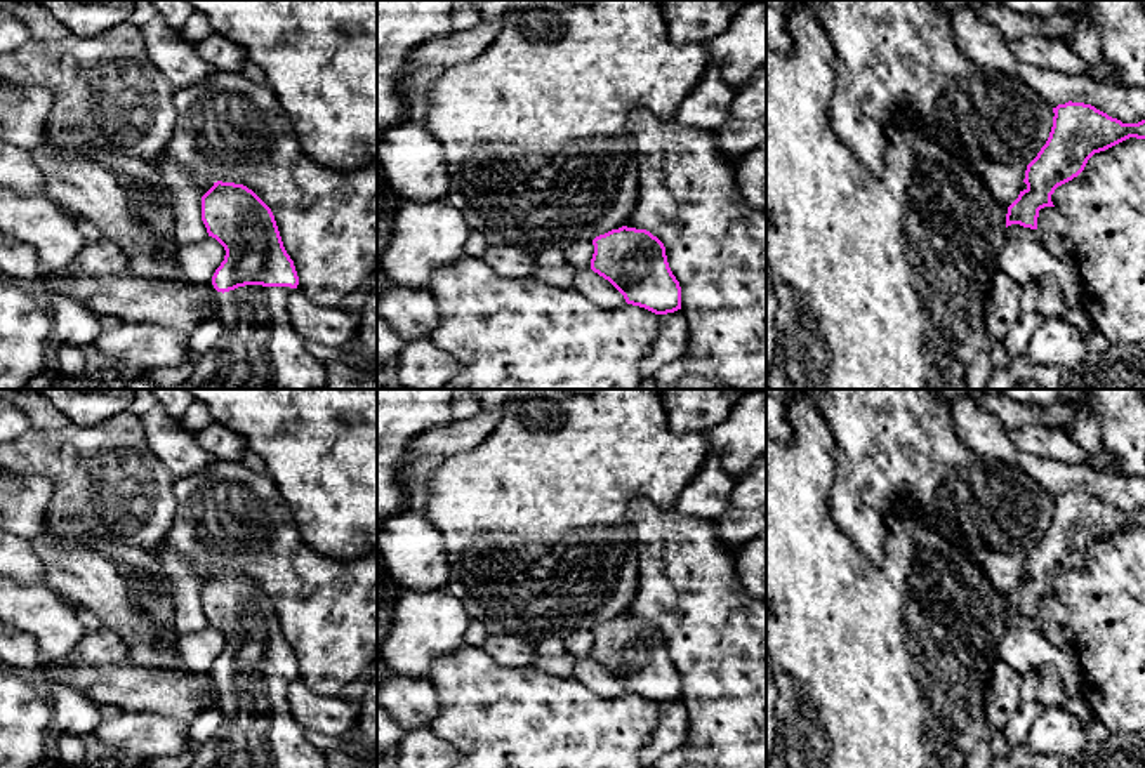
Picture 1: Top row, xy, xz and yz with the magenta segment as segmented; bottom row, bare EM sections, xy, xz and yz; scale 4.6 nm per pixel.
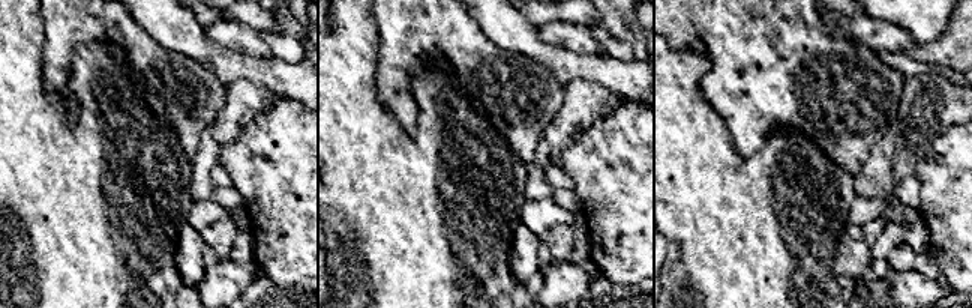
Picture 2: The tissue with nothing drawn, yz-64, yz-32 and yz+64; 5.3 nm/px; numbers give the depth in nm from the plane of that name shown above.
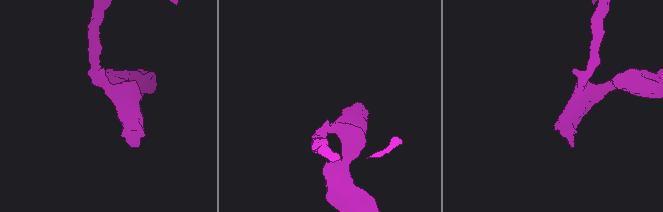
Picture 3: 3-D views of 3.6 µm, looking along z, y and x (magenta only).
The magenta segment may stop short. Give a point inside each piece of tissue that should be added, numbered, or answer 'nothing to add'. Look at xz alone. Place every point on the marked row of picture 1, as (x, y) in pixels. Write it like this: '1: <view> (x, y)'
nothing to add

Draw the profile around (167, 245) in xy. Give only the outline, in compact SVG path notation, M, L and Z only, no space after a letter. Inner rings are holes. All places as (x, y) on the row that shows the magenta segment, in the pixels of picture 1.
M153 233L158 242L158 255L177 259L181 245L175 236L163 236L160 233Z

